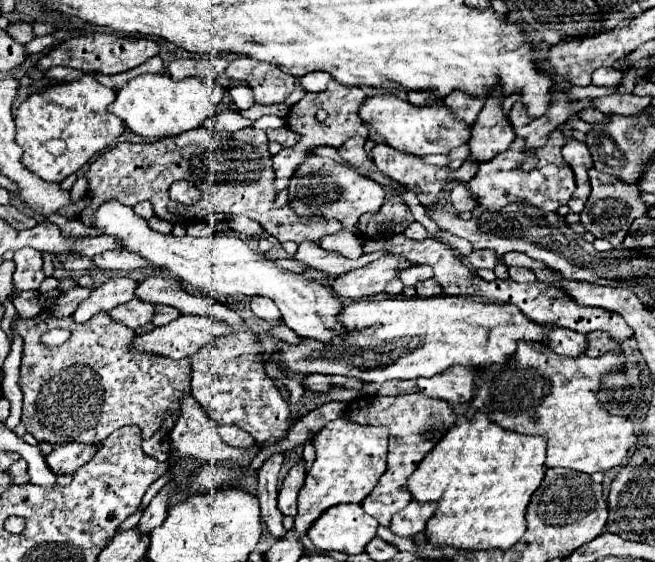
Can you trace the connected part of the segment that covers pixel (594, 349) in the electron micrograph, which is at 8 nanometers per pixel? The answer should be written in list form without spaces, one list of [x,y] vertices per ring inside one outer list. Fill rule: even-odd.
[[[596,331],[596,333],[588,333],[588,341],[590,341],[590,349],[588,355],[590,357],[598,357],[600,353],[604,355],[606,351],[624,351],[622,345],[618,341],[614,341],[608,333],[604,331]]]

